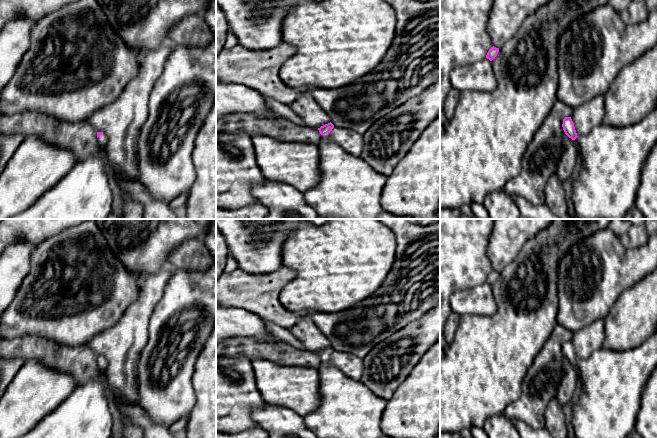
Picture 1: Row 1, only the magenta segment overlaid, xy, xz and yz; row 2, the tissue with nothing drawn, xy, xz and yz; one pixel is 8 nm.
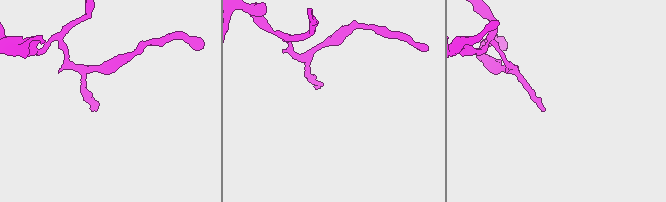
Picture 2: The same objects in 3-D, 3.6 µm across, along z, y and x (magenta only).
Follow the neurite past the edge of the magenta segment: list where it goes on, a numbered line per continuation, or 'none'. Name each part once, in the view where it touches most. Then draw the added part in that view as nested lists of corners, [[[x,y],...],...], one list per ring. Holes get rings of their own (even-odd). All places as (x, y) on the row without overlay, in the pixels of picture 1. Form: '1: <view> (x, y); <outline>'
1: xz (348, 409); [[[330,357],[321,359],[319,372],[321,403],[319,407],[303,416],[305,425],[317,438],[381,438],[381,419],[387,400],[375,395],[360,380],[354,380],[344,375],[340,370],[329,365]]]

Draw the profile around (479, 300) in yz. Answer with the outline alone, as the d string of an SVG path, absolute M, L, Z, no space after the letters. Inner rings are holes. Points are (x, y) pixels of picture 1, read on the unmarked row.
M489 283L455 292L450 297L452 313L490 316L497 312L497 304Z

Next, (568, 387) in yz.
M563 359L563 377L557 389L556 398L563 407L573 403L579 388L579 373L574 364Z

